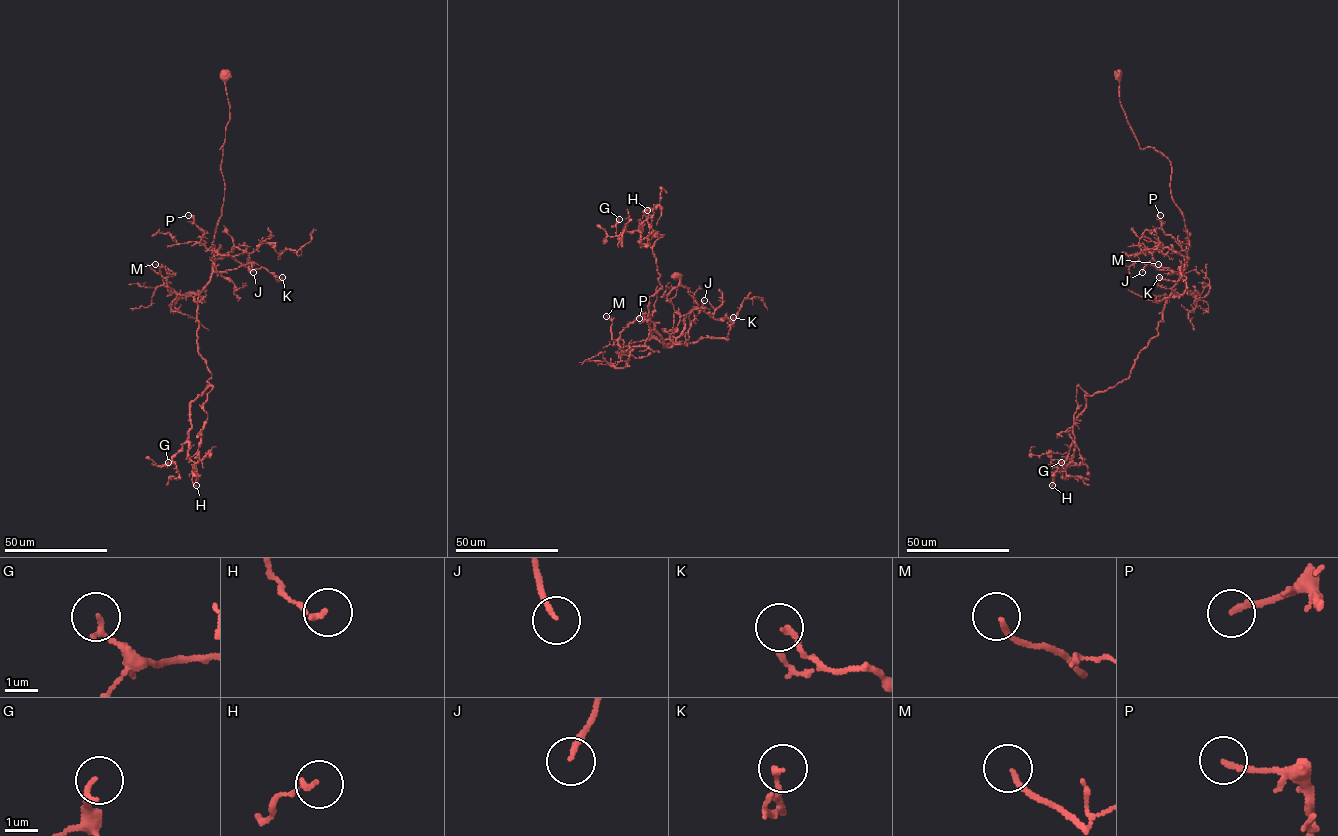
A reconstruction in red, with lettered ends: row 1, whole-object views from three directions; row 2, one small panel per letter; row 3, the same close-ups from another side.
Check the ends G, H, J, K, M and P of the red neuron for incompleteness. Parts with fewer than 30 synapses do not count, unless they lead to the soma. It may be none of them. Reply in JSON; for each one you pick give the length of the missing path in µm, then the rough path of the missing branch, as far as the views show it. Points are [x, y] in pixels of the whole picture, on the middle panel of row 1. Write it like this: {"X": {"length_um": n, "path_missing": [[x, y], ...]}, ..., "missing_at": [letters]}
{"missing_at": []}

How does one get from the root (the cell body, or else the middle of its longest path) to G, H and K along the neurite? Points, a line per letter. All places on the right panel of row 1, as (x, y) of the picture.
G: (1118, 74), (1139, 146), (1170, 162), (1187, 262), (1130, 376), (1084, 396), (1068, 429), (1077, 465), (1061, 462)
H: (1118, 74), (1139, 146), (1170, 162), (1187, 262), (1130, 376), (1084, 396), (1052, 485)
K: (1118, 74), (1120, 104), (1139, 146), (1153, 147), (1170, 162), (1171, 198), (1189, 242), (1180, 278), (1159, 277)

